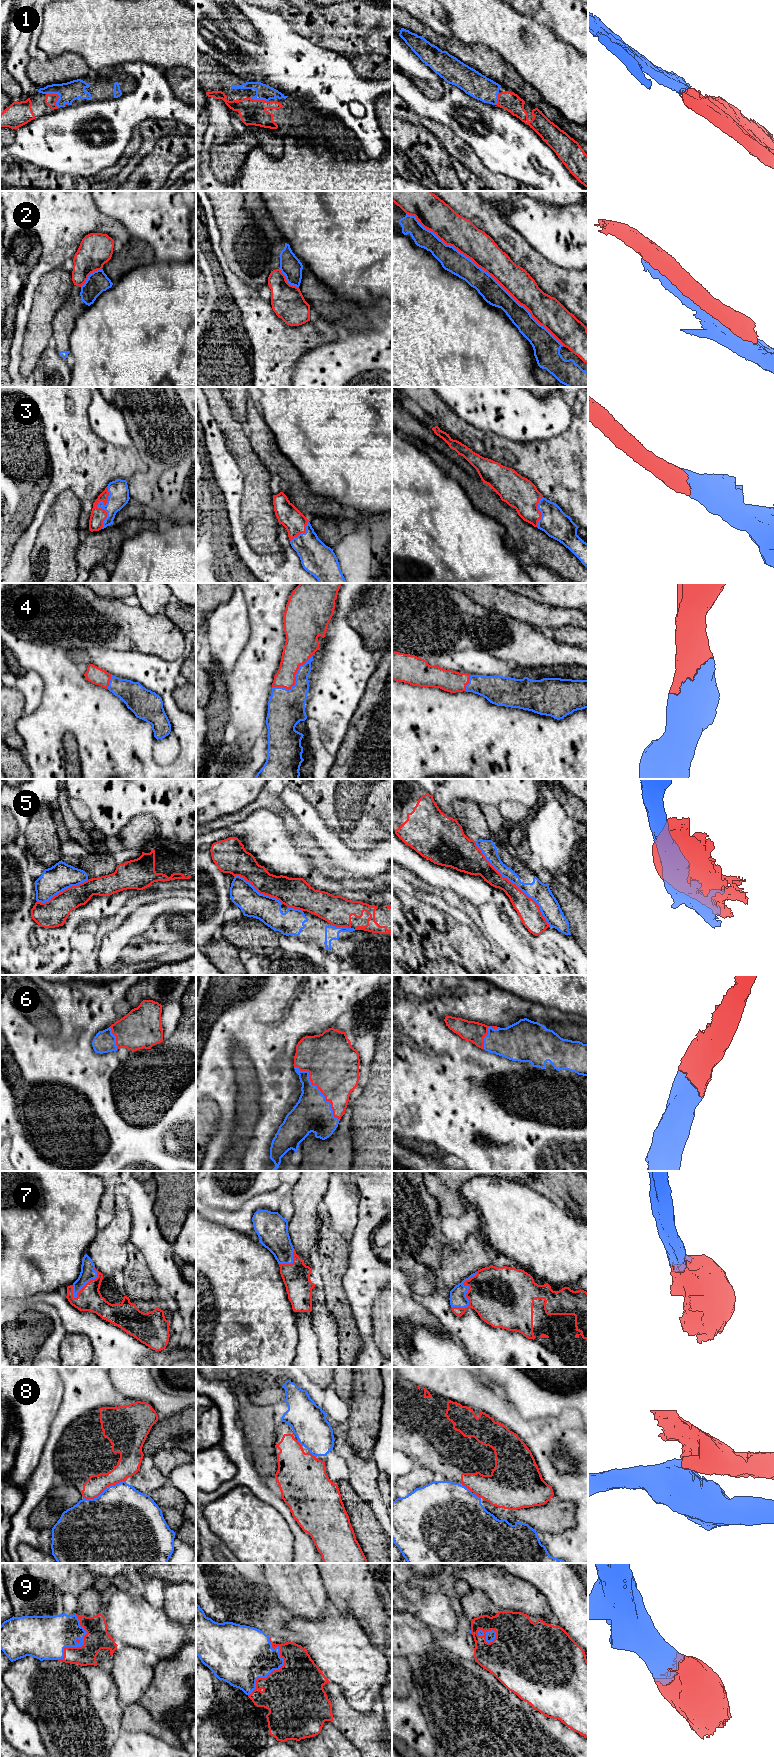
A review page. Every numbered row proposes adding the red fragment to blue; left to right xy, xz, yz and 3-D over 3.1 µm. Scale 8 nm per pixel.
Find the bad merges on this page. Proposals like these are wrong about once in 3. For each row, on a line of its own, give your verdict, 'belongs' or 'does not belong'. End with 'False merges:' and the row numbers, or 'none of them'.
1: belongs
2: does not belong
3: belongs
4: belongs
5: does not belong
6: belongs
7: belongs
8: does not belong
9: belongs
False merges: 2, 5, 8

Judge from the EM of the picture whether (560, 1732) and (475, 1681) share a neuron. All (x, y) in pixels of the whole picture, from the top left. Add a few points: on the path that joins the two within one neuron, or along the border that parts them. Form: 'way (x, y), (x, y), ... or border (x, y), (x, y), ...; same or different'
way (539, 1732), (526, 1732), (496, 1702); same

